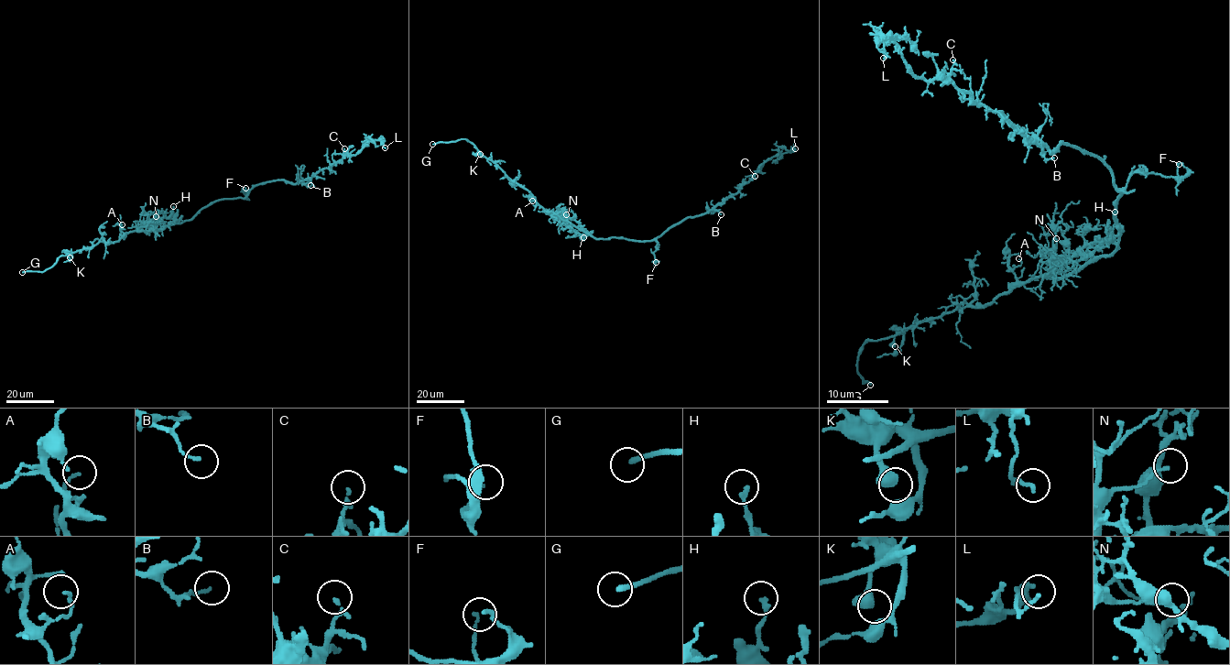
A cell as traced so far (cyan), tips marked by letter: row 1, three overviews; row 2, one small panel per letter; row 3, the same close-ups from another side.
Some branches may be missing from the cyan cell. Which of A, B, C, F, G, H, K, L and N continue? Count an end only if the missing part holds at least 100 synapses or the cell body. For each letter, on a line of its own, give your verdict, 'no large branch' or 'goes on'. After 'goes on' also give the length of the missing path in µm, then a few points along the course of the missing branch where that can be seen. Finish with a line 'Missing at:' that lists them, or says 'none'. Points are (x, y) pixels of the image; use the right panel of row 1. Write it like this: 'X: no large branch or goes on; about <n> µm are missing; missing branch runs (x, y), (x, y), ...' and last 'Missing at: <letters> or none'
A: no large branch
B: no large branch
C: no large branch
F: no large branch
G: goes on; about 20 µm are missing; missing branch runs (870, 385), (878, 391), (892, 387), (909, 396), (934, 396), (932, 393)
H: no large branch
K: no large branch
L: no large branch
N: no large branch
Missing at: G

